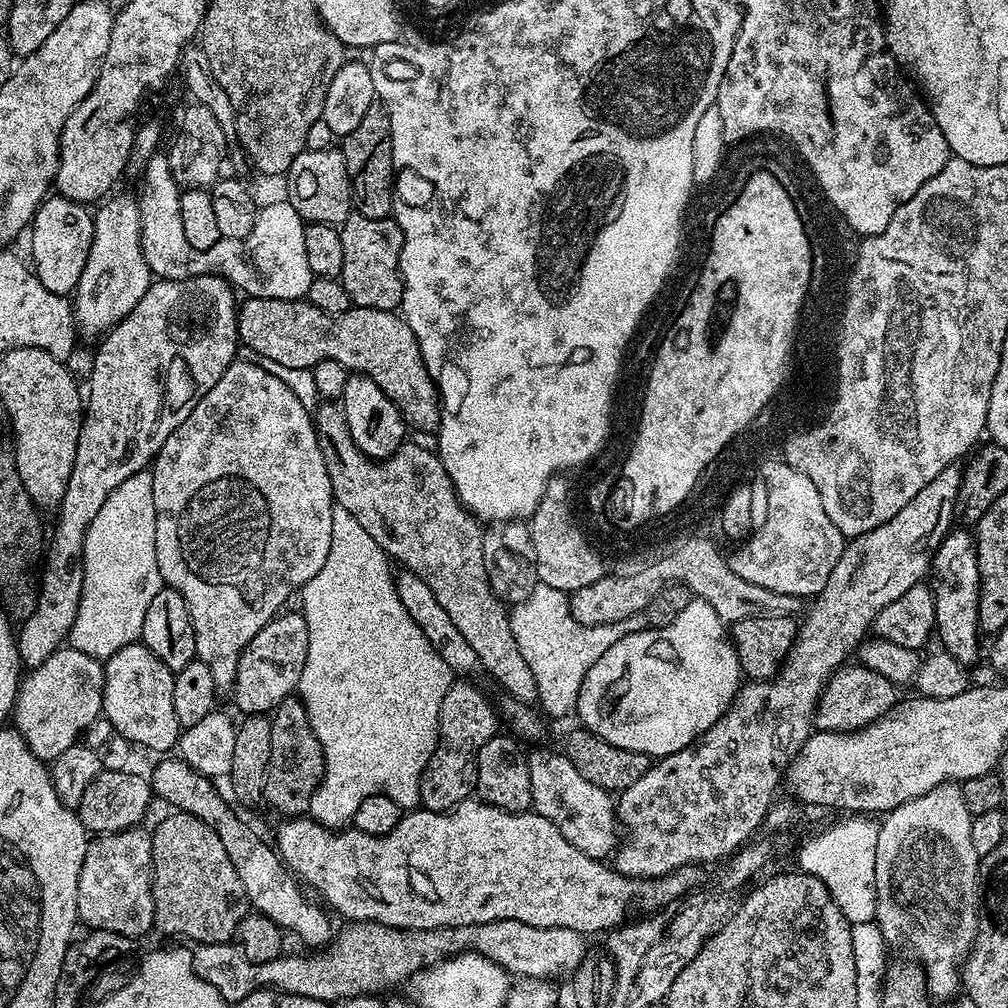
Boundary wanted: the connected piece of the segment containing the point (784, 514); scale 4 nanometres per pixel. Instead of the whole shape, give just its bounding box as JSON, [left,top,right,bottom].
[727,458,840,598]

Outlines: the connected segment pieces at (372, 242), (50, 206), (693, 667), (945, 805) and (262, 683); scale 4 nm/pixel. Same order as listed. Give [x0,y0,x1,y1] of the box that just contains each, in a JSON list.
[[339,214,404,312],[31,194,96,297],[575,598,741,758],[874,782,982,1001],[231,611,308,713]]

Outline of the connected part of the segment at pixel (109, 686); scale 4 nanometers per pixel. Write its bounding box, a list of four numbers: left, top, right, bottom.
[103,642,182,754]

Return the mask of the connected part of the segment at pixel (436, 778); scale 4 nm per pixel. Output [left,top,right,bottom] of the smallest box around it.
[420,678,498,812]

